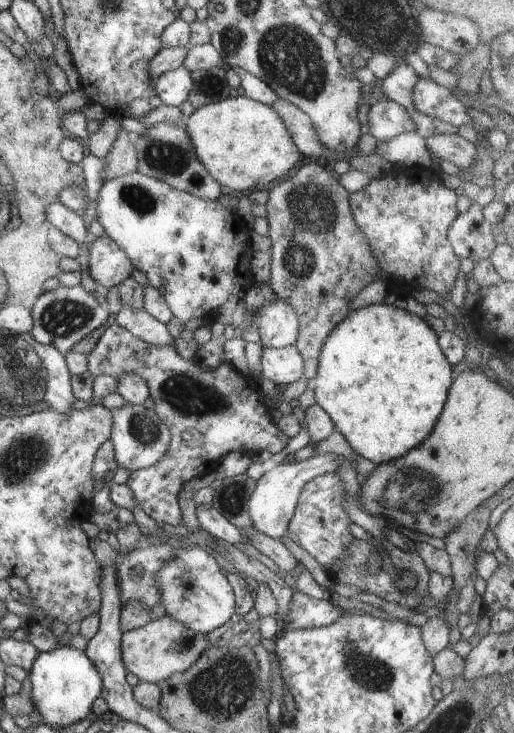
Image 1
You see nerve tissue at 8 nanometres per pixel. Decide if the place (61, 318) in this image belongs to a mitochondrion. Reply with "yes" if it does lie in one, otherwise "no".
yes

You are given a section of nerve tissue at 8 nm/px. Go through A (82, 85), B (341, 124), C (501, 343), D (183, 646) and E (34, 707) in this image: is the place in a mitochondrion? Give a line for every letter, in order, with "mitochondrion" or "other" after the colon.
A: other
B: other
C: other
D: mitochondrion
E: other

